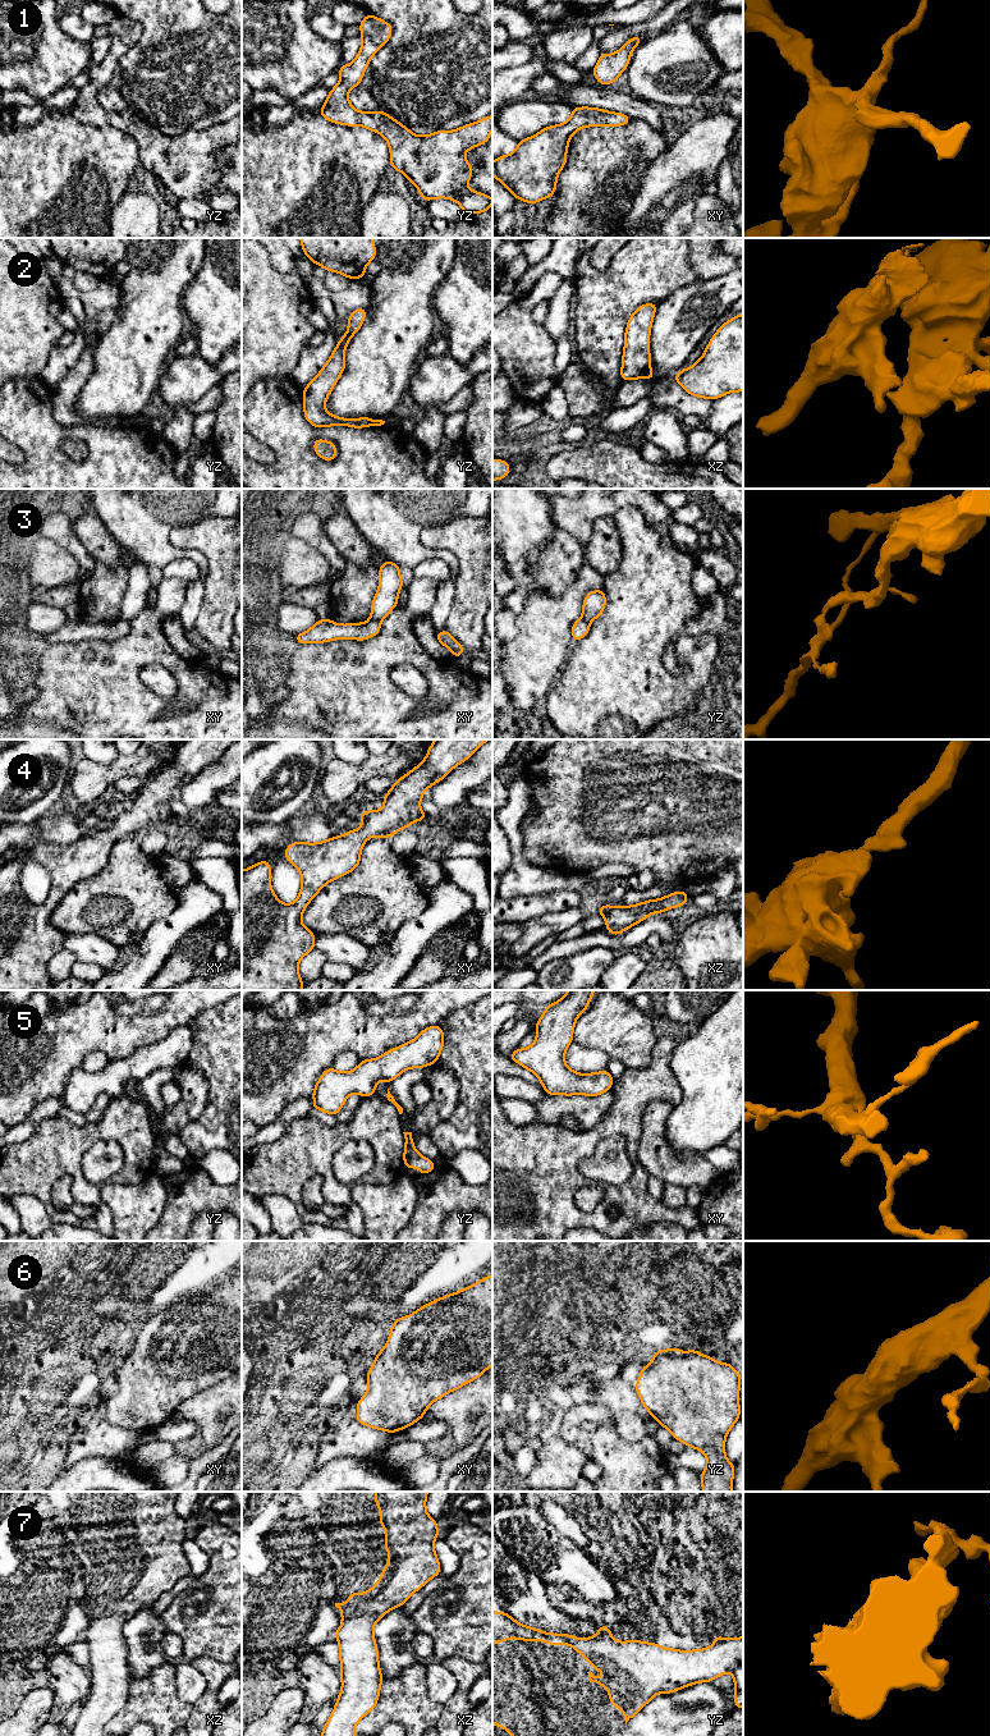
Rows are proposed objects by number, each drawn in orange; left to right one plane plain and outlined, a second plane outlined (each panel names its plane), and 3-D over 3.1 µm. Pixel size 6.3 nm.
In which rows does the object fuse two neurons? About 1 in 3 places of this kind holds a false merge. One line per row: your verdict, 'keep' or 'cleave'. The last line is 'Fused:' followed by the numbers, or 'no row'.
1: keep
2: cleave
3: cleave
4: keep
5: keep
6: keep
7: keep
Fused: 2, 3

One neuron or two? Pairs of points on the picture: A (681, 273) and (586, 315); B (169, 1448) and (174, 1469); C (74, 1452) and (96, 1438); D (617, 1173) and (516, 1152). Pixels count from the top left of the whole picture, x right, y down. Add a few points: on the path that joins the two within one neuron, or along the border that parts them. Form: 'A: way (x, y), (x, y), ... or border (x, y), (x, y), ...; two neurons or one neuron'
A: way (658, 273), (637, 274), (609, 298); one neuron
B: way (169, 1453), (169, 1464); one neuron
C: way (79, 1447), (91, 1441); one neuron
D: border (599, 1143), (580, 1163), (580, 1171), (592, 1182); two neurons

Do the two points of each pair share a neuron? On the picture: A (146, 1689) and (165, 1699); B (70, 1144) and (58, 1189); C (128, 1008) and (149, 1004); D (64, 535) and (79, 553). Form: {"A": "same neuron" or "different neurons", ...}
{"A": "same neuron", "B": "different neurons", "C": "same neuron", "D": "same neuron"}

